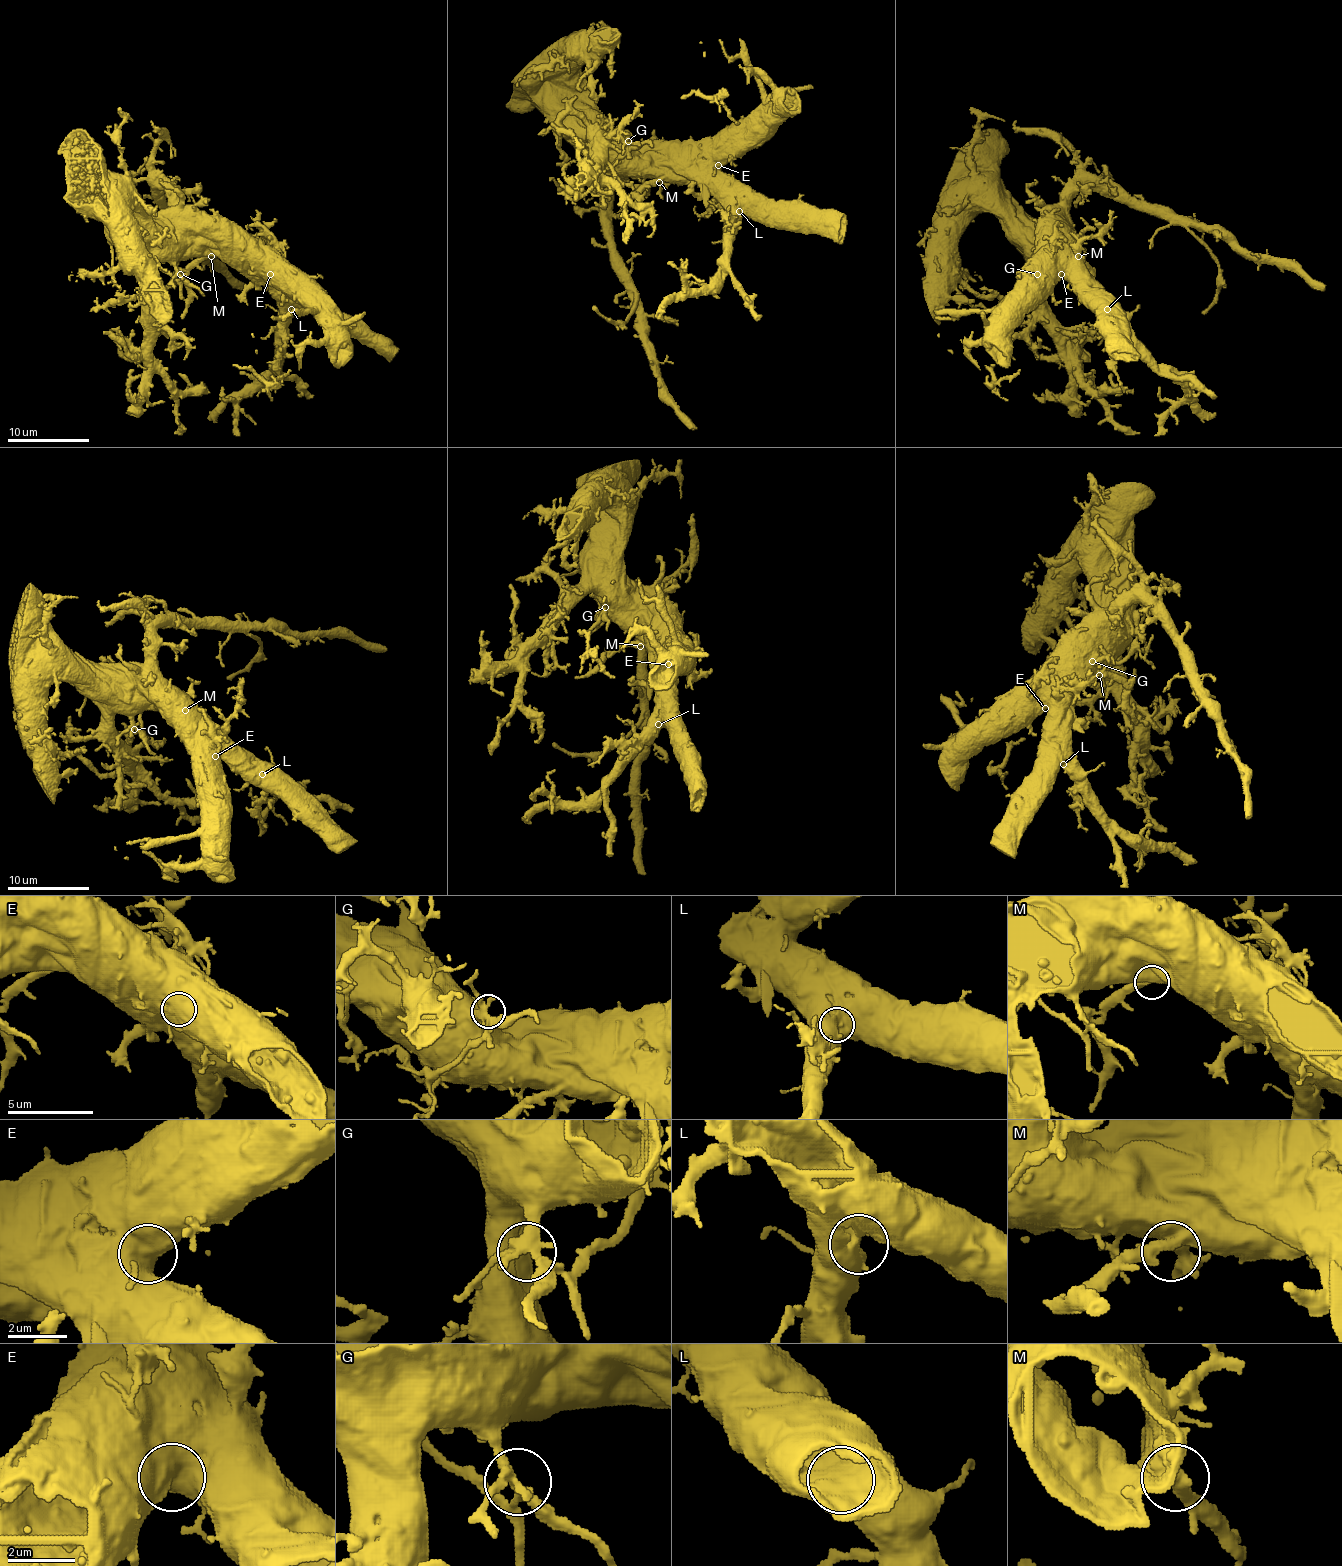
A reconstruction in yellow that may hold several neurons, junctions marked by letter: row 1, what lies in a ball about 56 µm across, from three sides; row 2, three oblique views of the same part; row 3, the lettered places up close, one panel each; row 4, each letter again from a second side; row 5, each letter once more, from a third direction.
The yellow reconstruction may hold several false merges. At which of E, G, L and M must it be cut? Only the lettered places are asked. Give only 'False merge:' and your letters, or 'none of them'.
False merge: none of them

